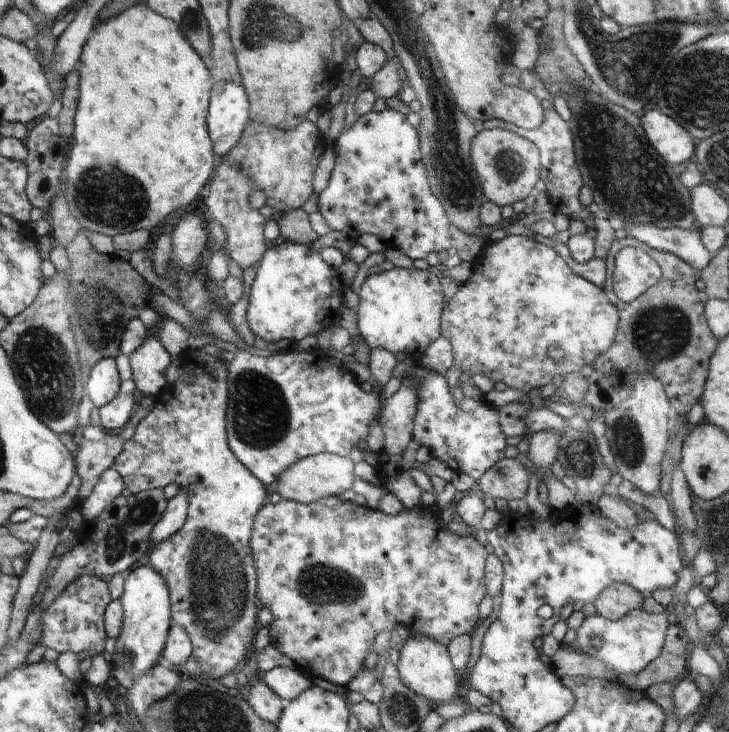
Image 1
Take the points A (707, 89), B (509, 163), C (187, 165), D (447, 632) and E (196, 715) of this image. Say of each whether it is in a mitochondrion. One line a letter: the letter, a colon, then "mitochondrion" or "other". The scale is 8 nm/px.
A: mitochondrion
B: mitochondrion
C: other
D: other
E: mitochondrion

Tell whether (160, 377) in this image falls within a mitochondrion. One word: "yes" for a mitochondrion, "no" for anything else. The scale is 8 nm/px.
no

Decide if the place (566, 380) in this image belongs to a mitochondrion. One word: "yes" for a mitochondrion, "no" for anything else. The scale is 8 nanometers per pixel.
no

